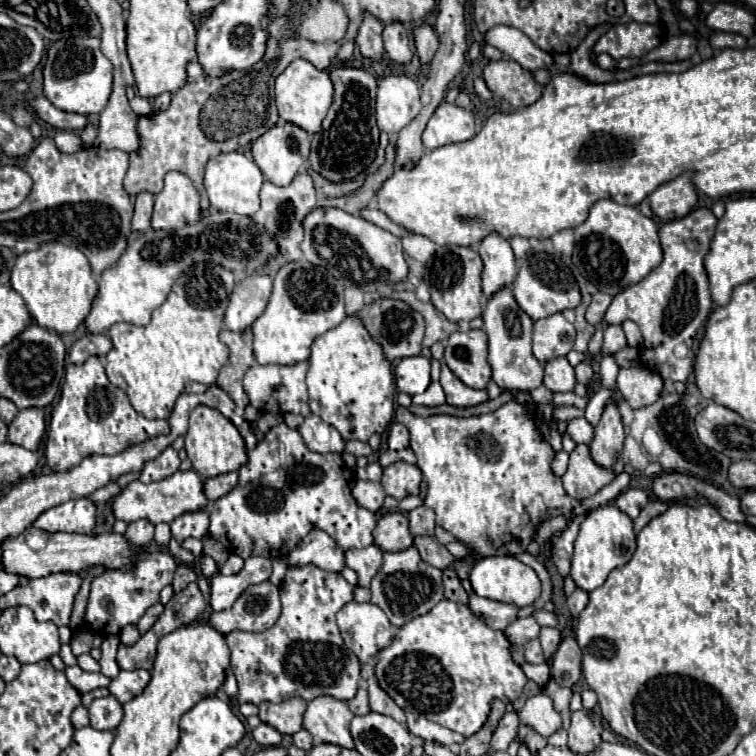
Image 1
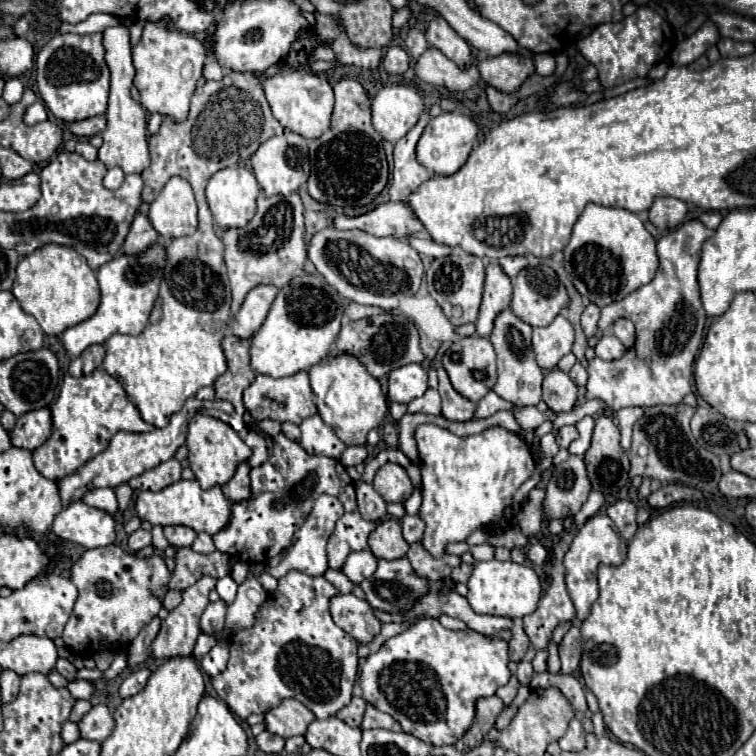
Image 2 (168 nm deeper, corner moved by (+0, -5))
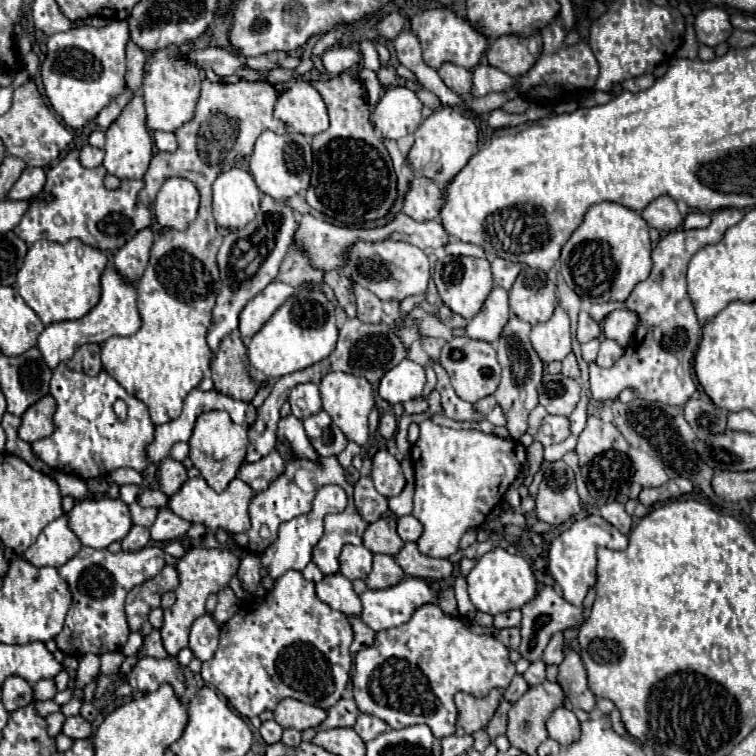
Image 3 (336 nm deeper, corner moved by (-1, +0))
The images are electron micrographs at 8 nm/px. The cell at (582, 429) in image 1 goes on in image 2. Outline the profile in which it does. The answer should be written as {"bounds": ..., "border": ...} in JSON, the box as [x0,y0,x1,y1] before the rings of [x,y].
{"bounds":[555,425,577,447],"border":[[[565,425],[565,427],[561,427],[559,431],[557,431],[557,435],[555,435],[555,441],[557,441],[557,445],[559,447],[569,447],[571,445],[571,441],[575,441],[575,437],[577,437],[577,429],[573,427],[573,425]]]}

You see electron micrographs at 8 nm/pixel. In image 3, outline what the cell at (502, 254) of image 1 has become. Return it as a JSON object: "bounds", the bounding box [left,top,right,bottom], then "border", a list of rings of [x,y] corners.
{"bounds":[466,286,508,342],"border":[[[494,286],[488,294],[482,310],[468,322],[466,336],[474,340],[488,340],[496,342],[500,338],[500,332],[504,324],[508,322],[508,290],[502,286]]]}

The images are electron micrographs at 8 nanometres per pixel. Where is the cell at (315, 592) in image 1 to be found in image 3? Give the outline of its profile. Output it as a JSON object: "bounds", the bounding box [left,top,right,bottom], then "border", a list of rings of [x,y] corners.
{"bounds":[202,570,352,718],"border":[[[288,570],[276,580],[272,592],[260,598],[254,596],[244,600],[238,612],[222,626],[220,644],[214,658],[202,664],[202,678],[206,684],[222,692],[234,710],[246,718],[254,718],[264,710],[274,710],[276,702],[288,696],[328,710],[342,698],[342,692],[350,682],[350,644],[352,626],[348,618],[316,596],[312,580],[306,580],[298,570]]]}

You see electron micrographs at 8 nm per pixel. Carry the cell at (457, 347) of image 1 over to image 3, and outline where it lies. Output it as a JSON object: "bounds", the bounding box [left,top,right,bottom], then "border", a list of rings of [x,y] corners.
{"bounds":[440,336,500,402],"border":[[[468,336],[452,338],[444,344],[442,356],[440,356],[442,368],[448,372],[450,382],[456,390],[456,394],[466,402],[476,402],[488,394],[494,394],[500,382],[500,364],[496,360],[496,350],[490,342],[484,340],[472,340]]]}

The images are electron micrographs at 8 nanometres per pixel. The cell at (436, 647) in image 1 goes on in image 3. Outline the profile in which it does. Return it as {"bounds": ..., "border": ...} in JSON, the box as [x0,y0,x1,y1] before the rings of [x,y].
{"bounds":[354,604,516,738],"border":[[[426,604],[414,612],[414,616],[398,626],[380,630],[372,646],[360,650],[354,660],[354,700],[358,708],[366,714],[378,716],[390,728],[406,728],[412,724],[426,724],[436,738],[446,738],[456,732],[458,710],[454,704],[456,692],[466,692],[472,696],[488,696],[492,688],[506,690],[512,676],[516,674],[514,662],[508,658],[508,648],[494,636],[472,634],[462,618],[446,616],[440,606]]]}

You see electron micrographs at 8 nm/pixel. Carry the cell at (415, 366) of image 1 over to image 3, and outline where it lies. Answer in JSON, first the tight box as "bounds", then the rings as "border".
{"bounds":[378,358,426,404],"border":[[[406,358],[382,376],[378,394],[390,404],[398,404],[398,402],[418,398],[424,390],[424,384],[426,384],[424,368]]]}

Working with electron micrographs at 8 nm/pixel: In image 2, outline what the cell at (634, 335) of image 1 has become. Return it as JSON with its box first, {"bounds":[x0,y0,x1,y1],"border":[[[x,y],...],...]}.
{"bounds":[611,319,635,347],"border":[[[619,319],[611,325],[611,333],[625,345],[625,347],[633,347],[635,343],[635,327],[629,319]]]}

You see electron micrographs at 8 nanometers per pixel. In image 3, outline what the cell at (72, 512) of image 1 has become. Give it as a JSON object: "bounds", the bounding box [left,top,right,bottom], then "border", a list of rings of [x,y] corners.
{"bounds":[68,498,132,548],"border":[[[100,498],[76,502],[68,512],[68,526],[84,546],[108,548],[130,532],[132,520],[122,500]]]}

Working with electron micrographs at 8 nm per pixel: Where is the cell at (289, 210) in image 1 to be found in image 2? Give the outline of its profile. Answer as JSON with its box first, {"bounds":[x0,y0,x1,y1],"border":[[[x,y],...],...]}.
{"bounds":[221,193,307,317],"border":[[[297,193],[287,197],[257,197],[255,217],[241,229],[227,229],[221,237],[223,259],[227,265],[227,275],[231,283],[231,317],[239,311],[245,295],[257,285],[283,287],[287,281],[303,273],[303,263],[307,259],[305,247],[305,225],[303,225],[303,203]]]}

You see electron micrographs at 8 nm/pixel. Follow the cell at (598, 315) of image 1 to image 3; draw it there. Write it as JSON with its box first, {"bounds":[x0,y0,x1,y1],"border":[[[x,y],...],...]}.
{"bounds":[576,310,602,344],"border":[[[582,310],[582,312],[580,312],[580,318],[578,318],[578,332],[576,332],[578,342],[580,342],[580,344],[590,342],[592,338],[598,338],[600,332],[602,332],[602,330],[600,330],[600,324],[594,322],[586,310]]]}

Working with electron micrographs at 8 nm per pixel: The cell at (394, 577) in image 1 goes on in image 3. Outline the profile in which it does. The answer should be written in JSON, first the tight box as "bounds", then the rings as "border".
{"bounds":[366,554,404,590],"border":[[[376,554],[374,556],[374,568],[366,578],[366,586],[372,590],[382,590],[382,588],[396,586],[400,580],[404,580],[404,572],[396,564],[396,560],[392,556]]]}

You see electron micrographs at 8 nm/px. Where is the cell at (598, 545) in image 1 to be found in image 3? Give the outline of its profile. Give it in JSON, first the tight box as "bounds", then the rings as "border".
{"bounds":[548,514,628,606],"border":[[[598,514],[574,522],[566,532],[562,532],[550,544],[548,568],[556,584],[560,586],[562,596],[574,606],[582,606],[582,600],[586,598],[588,590],[596,584],[596,552],[600,546],[610,550],[624,550],[628,546],[628,538]]]}

